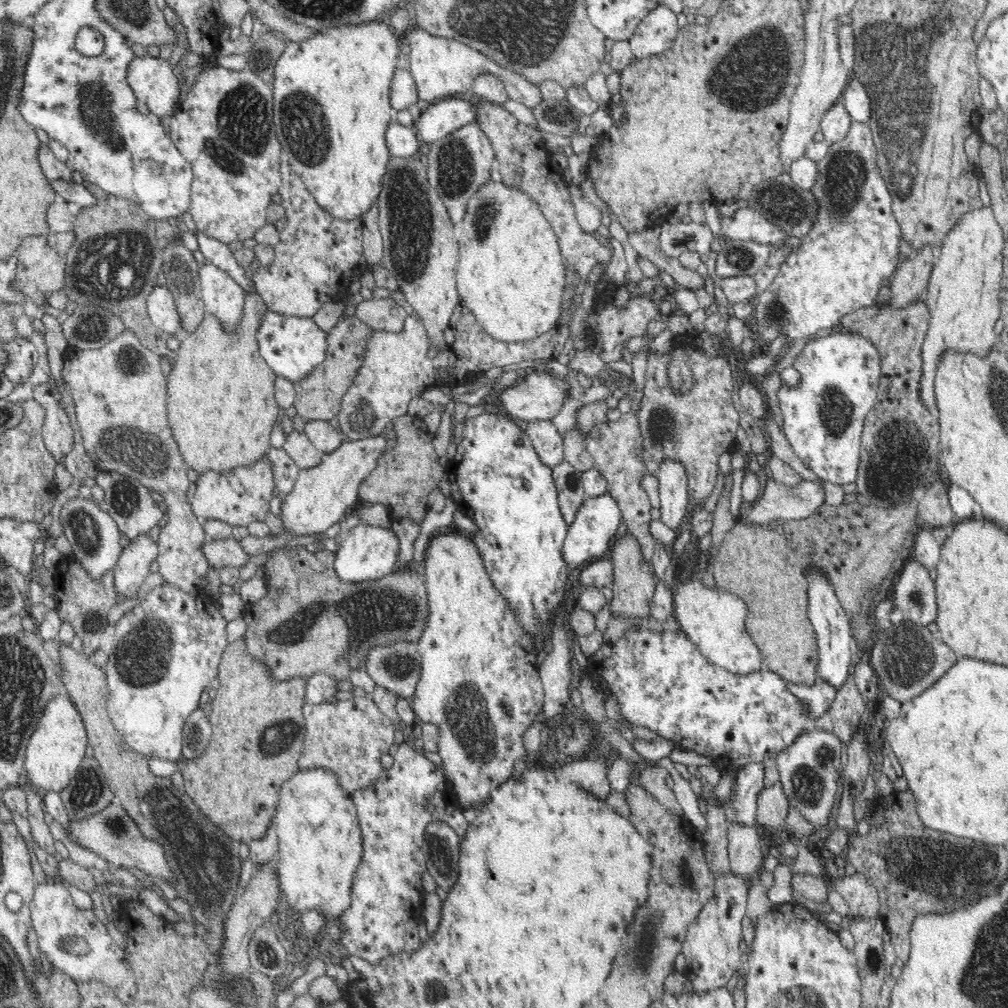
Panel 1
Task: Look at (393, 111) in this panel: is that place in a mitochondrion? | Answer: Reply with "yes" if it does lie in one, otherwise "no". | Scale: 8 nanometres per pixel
no

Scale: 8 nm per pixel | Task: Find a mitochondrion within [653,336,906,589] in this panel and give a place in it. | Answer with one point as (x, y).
(837, 411)

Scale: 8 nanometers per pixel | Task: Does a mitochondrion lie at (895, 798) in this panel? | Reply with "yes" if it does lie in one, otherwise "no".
no

